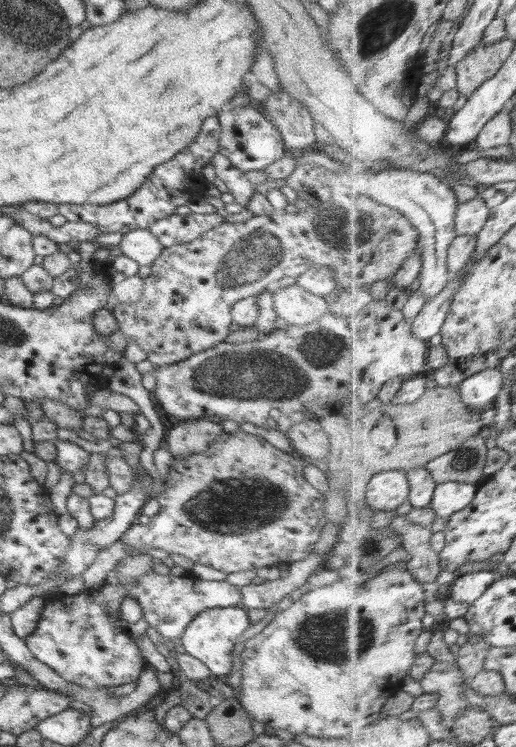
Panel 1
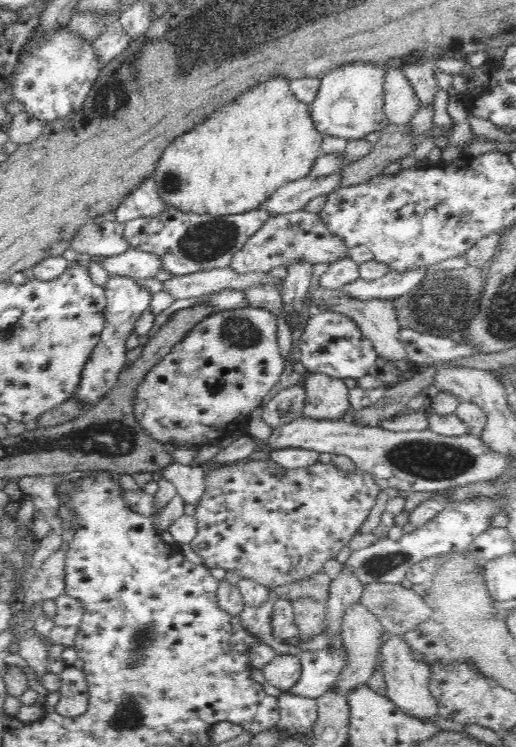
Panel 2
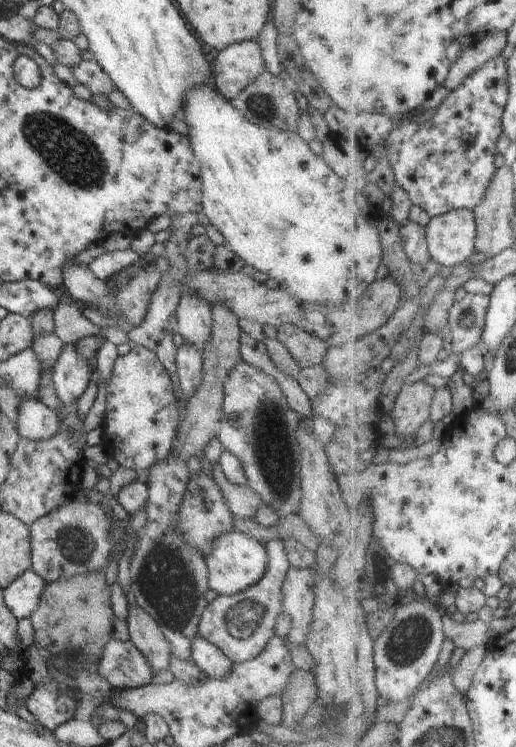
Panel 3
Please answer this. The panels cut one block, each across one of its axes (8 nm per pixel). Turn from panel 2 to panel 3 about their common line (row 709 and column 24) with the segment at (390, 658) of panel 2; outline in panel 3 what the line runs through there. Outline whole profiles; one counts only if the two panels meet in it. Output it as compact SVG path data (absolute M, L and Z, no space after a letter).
M38 398L21 400L18 408L17 431L28 440L48 440L58 434L60 418Z

